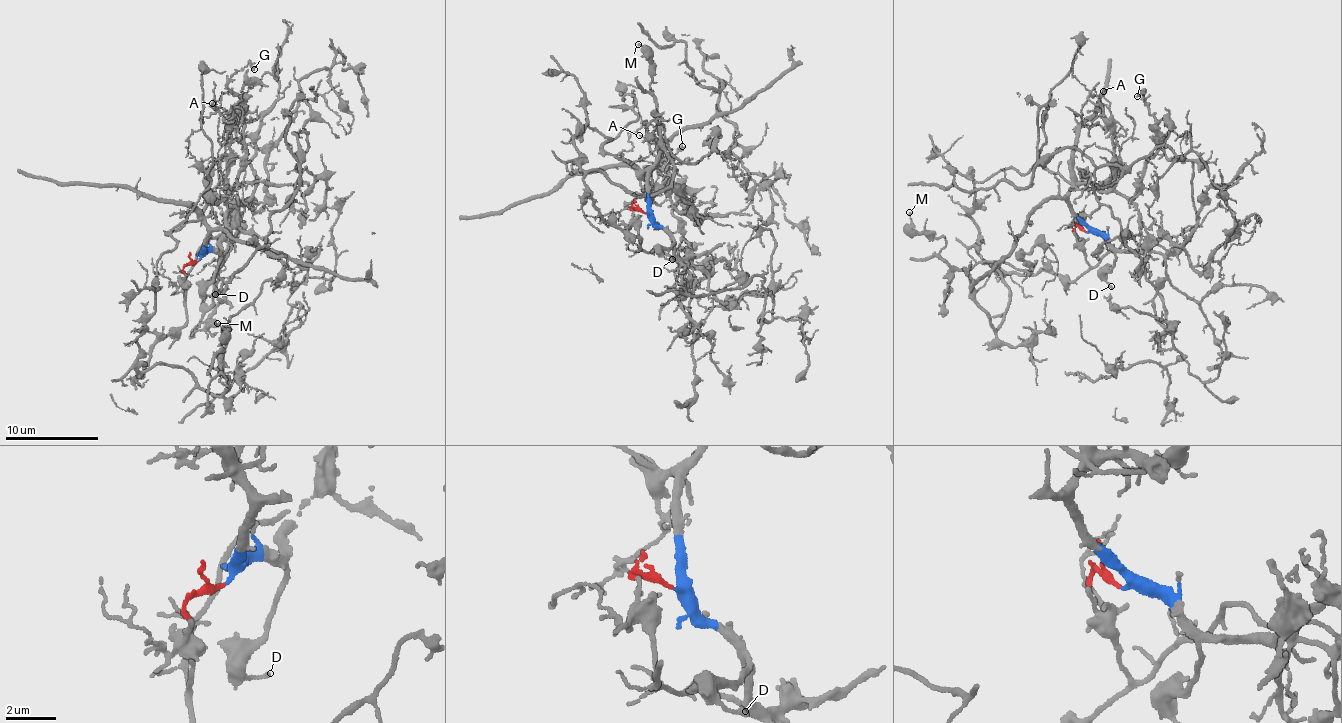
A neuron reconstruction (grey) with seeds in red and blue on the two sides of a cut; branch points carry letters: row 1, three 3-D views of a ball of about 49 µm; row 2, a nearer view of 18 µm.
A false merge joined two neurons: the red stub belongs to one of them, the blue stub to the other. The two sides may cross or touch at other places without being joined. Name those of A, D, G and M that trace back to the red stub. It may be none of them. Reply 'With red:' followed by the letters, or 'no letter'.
With red: M

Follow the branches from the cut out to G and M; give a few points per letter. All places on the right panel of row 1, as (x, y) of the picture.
G: (1087, 231), (1069, 194), (1088, 183), (1134, 195), (1156, 151), (1145, 92), (1137, 97)
M: (1084, 231), (1071, 281), (983, 261), (1009, 290), (997, 330), (910, 212)

